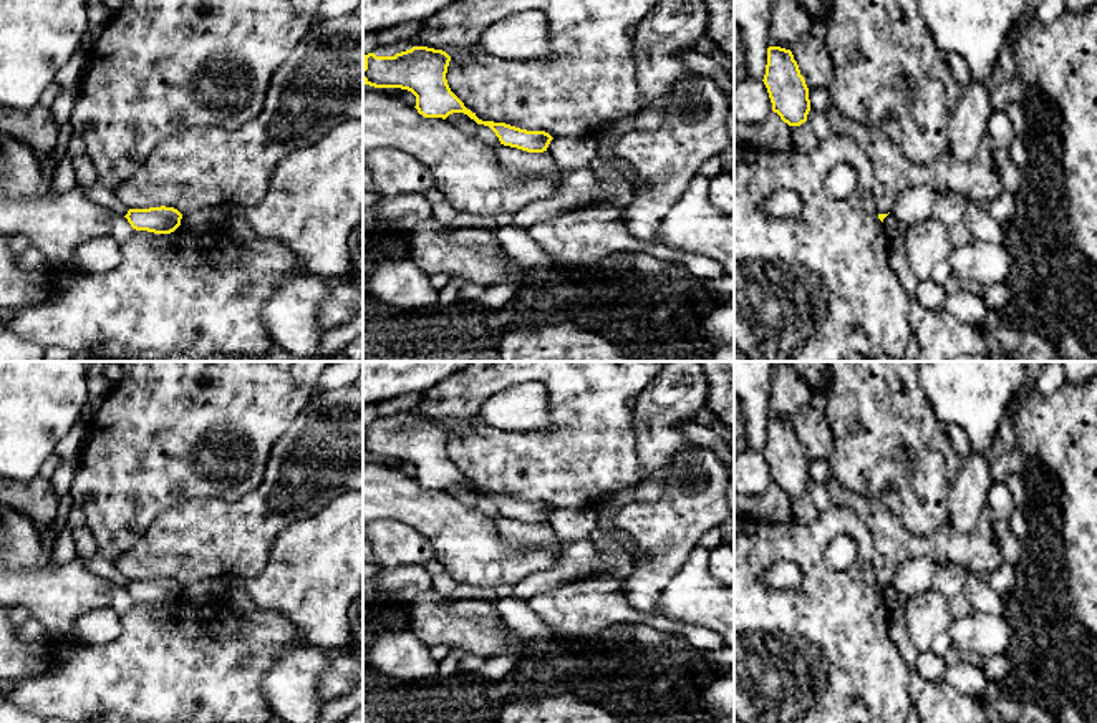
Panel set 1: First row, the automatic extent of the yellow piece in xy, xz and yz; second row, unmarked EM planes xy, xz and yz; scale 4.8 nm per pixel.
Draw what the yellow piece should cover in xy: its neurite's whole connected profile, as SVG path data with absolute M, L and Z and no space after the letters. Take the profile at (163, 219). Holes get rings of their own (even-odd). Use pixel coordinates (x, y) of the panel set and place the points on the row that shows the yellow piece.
M174 207L129 209L124 216L133 229L171 234L181 226L182 214Z

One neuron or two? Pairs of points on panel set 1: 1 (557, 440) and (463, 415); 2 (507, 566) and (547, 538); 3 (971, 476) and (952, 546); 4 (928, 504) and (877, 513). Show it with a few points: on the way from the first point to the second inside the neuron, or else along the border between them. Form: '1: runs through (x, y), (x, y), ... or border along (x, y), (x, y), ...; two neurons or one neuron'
1: runs through (534, 445), (492, 445), (486, 438); one neuron
2: border along (499, 531), (546, 549), (562, 543); two neurons
3: border along (985, 509), (970, 533), (958, 533), (948, 523); two neurons
4: border along (855, 493), (879, 498), (903, 526), (922, 534); two neurons

